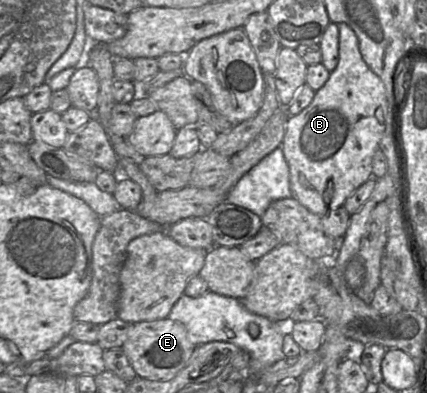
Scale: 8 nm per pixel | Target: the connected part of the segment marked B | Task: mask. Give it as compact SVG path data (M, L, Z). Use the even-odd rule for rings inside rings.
M339 23L339 61L329 79L315 91L312 102L299 114L289 116L282 149L290 170L293 198L312 213L324 217L344 206L347 198L373 177L373 156L387 129L387 97L385 85L363 60L355 32L345 23Z

